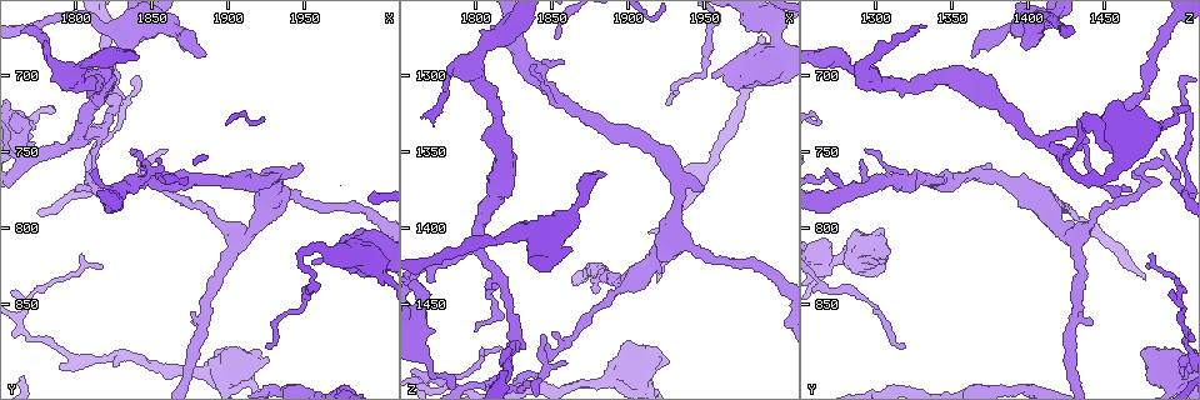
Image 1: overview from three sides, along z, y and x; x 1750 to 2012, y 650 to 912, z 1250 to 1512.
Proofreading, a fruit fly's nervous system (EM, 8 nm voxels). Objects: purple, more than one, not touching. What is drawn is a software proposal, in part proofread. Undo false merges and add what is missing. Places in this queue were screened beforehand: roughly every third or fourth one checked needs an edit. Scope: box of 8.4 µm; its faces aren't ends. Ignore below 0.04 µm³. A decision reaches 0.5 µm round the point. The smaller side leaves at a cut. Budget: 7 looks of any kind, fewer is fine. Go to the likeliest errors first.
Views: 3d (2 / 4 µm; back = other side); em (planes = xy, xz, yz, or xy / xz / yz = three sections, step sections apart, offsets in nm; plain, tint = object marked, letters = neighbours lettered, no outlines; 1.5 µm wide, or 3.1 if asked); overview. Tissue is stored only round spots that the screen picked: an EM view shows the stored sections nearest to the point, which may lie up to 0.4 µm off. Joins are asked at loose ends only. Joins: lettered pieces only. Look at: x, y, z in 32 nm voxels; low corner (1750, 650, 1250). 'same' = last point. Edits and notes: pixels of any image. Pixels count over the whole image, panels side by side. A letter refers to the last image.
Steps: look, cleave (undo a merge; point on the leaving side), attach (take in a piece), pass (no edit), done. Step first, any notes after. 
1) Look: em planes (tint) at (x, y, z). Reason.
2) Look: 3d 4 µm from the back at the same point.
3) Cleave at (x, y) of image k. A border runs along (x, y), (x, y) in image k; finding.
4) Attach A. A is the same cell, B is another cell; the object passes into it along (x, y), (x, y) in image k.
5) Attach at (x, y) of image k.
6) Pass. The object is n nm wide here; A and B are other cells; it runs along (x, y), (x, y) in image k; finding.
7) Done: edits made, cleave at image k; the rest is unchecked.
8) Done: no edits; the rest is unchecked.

Look: em xy step 8 (tint) at (1884, 686, 1364). An open end.

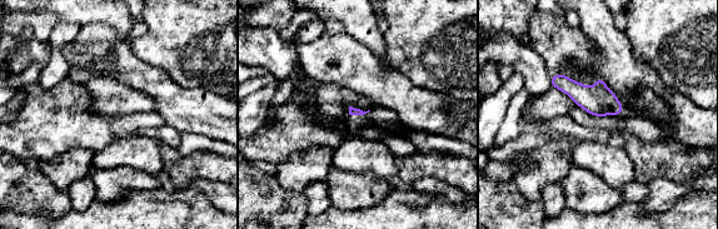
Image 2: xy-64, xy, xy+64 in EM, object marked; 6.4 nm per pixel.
Look: em planes (letters) at the same point.

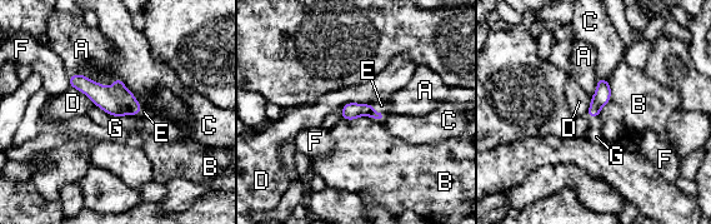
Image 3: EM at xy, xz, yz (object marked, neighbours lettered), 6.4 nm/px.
Attach E. E is the same cell, A, B, C, D, F and G are other cells; it goes on there.

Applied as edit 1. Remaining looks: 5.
Look: overview.

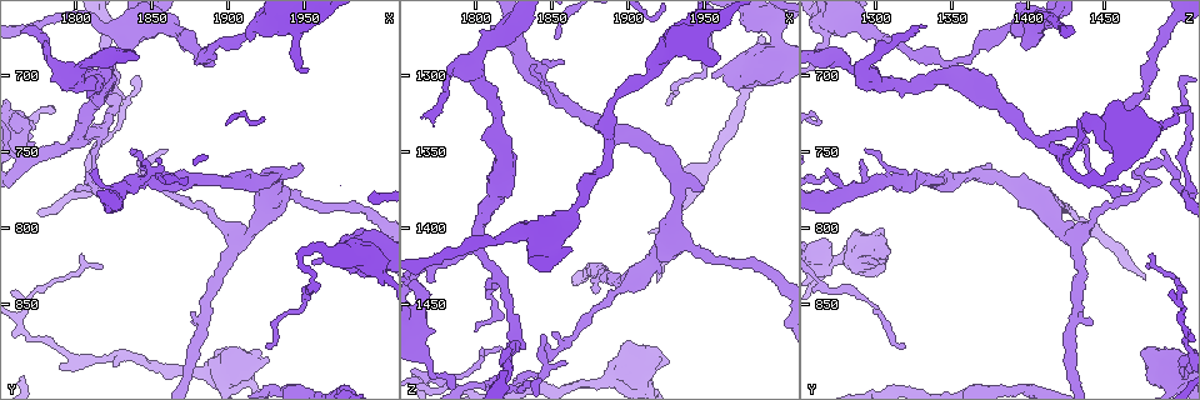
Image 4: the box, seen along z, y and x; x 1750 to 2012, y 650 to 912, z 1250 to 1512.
Look: em planes (plain) at (1964, 818, 1308).

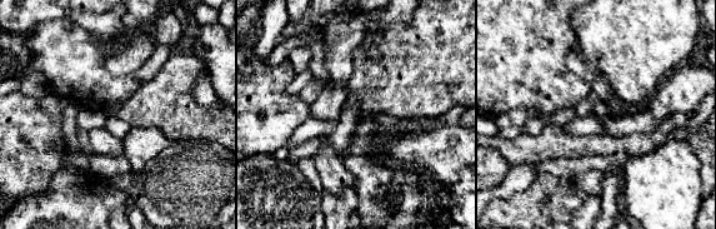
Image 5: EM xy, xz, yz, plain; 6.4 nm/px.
Look: em planes (letters) at the same point.

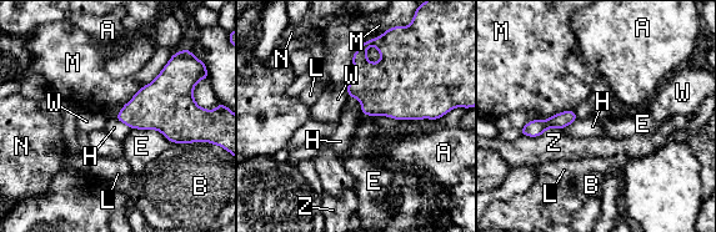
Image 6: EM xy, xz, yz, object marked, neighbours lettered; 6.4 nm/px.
Pass. The longest contact is with Z, 280 nm; A, B, E, H, L, M, N, W and Z are other cells; a border runs along (349, 96), (359, 101), (362, 114) in image 6; no lettered piece goes on from it.

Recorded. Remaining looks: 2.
Look: 3d 2 µm at (1808, 720, 1384).

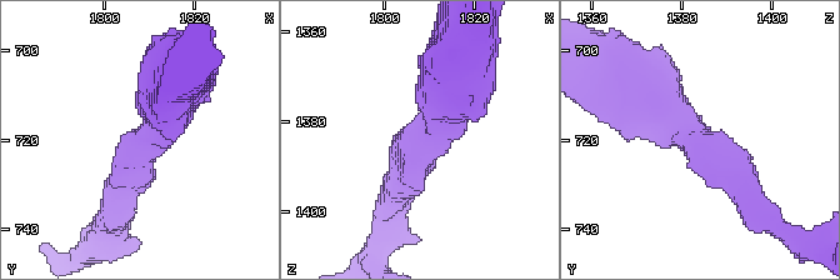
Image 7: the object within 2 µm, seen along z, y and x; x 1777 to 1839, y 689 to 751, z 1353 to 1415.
Look: em planes (letters) at (1809, 721, 1384). Need the tissue.

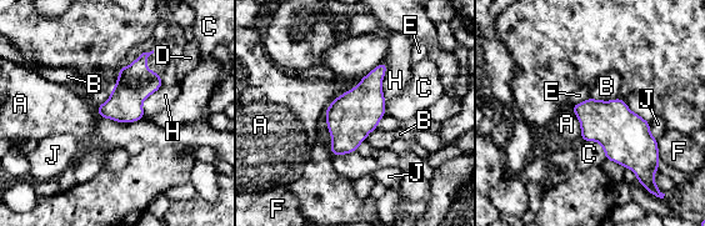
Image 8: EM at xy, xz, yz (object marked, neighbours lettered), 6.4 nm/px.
Pass. The longest contact is with A, 320 nm; A, B, C, D, E, F, H and J are other cells; a border runs along (95, 109), (121, 122), (144, 116) in image 8; continuous, no second cell.

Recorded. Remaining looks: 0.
Done: edits made, attach at image 3; the rest is unchecked.

